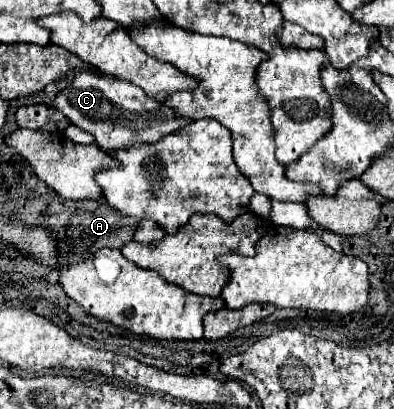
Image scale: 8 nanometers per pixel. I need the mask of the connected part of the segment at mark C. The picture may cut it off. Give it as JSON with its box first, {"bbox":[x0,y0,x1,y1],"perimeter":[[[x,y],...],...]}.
{"bbox":[49,69,191,151],"perimeter":[[[81,69],[81,71],[77,71],[73,77],[71,77],[71,81],[69,81],[69,85],[63,89],[63,91],[59,91],[57,95],[55,95],[55,99],[53,99],[53,103],[49,103],[49,107],[53,107],[53,109],[57,109],[57,111],[61,111],[67,119],[69,119],[69,123],[71,125],[77,125],[77,127],[81,127],[83,131],[87,131],[87,133],[91,133],[95,139],[97,139],[97,145],[103,149],[103,151],[111,151],[111,149],[121,149],[121,147],[131,147],[133,143],[151,143],[151,141],[157,141],[157,139],[161,139],[161,135],[167,135],[167,133],[173,133],[173,131],[177,131],[177,129],[181,129],[181,127],[185,127],[187,123],[191,123],[191,121],[187,121],[187,119],[179,119],[179,117],[175,117],[173,115],[173,109],[169,109],[169,107],[165,107],[163,103],[159,103],[157,99],[153,99],[153,97],[149,97],[149,95],[145,95],[145,91],[141,89],[141,87],[137,87],[137,85],[133,85],[133,83],[125,83],[123,79],[117,79],[117,77],[113,77],[113,75],[105,75],[105,73],[99,73],[99,71],[87,71],[87,69]]]}

